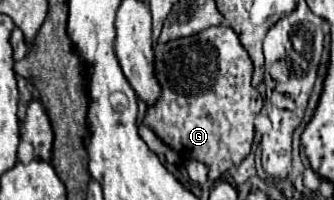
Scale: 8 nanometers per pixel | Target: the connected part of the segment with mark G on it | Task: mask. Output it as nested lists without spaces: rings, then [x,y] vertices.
[[[217,25],[197,35],[159,45],[155,49],[155,73],[157,79],[161,81],[163,95],[155,107],[147,109],[143,123],[149,125],[171,149],[183,155],[183,159],[203,161],[209,167],[211,181],[219,179],[233,165],[243,163],[243,159],[249,155],[253,145],[253,137],[255,137],[253,119],[261,111],[263,99],[251,87],[253,63],[249,59],[249,53],[241,45],[237,33],[227,25]]]

